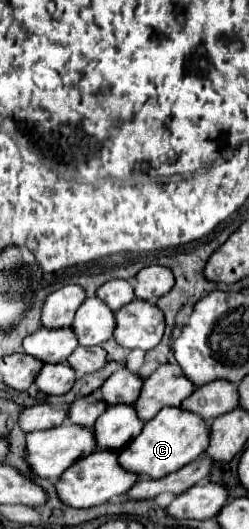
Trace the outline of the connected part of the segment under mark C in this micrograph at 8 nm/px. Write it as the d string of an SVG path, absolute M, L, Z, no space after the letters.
M165 407L145 423L143 431L127 447L121 449L119 463L127 471L145 473L157 479L191 463L205 451L205 447L209 447L209 423L201 419L201 415L193 415L183 407Z

